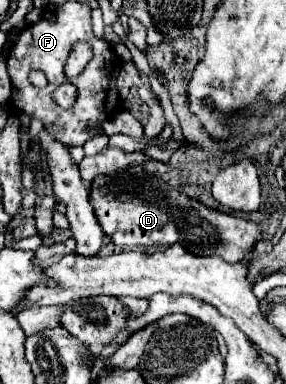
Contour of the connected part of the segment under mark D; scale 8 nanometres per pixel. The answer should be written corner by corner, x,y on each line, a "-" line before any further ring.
141,167
135,175
115,173
99,175
91,183
91,203
103,231
121,247
151,247
181,243
195,255
223,257
229,263
237,263
249,257
255,241
259,239
259,227
241,217
209,209
203,203
187,197
185,193
169,187
157,177
145,175

